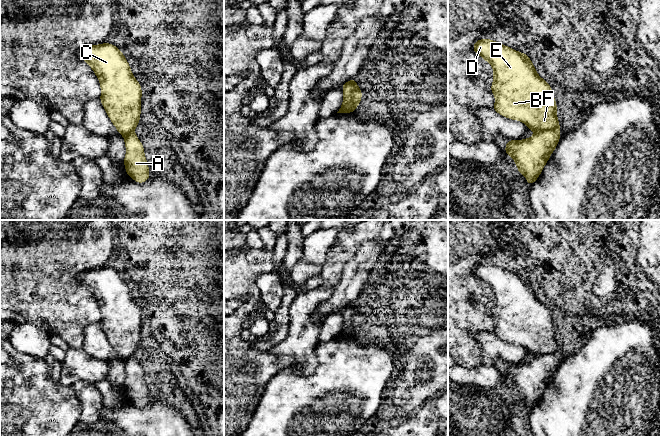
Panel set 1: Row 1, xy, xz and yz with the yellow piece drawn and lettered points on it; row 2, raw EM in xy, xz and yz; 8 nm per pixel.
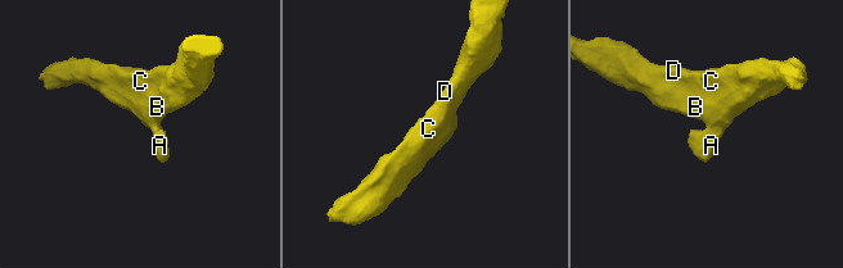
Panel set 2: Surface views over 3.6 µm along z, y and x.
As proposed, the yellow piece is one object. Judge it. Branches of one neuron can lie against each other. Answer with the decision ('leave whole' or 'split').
split

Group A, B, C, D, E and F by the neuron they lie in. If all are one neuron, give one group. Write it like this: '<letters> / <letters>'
A / B C D E F

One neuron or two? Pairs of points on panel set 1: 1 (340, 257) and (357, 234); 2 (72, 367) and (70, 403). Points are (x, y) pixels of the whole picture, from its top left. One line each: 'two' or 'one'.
1: one
2: two

